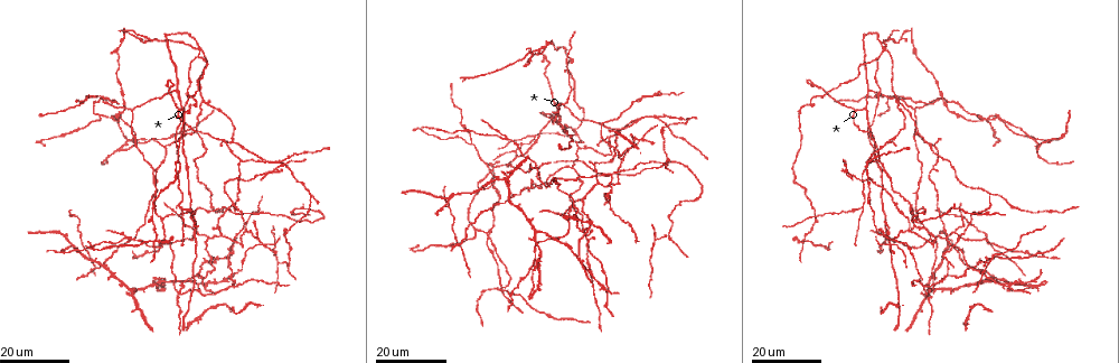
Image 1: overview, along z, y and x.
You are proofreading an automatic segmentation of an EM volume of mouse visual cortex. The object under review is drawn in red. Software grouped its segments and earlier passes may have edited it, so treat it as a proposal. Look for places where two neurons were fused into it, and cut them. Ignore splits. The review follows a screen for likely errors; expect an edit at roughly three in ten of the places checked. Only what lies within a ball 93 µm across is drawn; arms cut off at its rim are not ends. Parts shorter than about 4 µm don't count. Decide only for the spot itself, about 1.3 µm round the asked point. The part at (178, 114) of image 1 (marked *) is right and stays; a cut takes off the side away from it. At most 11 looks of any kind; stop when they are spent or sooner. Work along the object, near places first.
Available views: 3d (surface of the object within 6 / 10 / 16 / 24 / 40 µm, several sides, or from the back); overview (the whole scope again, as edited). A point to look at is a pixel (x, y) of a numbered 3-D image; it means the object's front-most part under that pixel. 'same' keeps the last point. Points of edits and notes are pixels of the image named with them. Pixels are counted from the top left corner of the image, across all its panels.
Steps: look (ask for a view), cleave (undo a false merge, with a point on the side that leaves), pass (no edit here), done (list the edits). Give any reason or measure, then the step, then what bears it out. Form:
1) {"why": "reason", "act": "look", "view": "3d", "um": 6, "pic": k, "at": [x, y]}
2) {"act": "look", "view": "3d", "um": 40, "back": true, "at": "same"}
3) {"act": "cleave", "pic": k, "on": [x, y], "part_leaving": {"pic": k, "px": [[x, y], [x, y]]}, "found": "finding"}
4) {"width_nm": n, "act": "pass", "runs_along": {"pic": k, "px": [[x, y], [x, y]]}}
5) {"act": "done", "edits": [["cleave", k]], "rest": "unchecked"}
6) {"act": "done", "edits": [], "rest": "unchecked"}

{"why": "branch point", "act": "look", "view": "3d", "um": 24, "pic": 1, "at": [869, 89]}

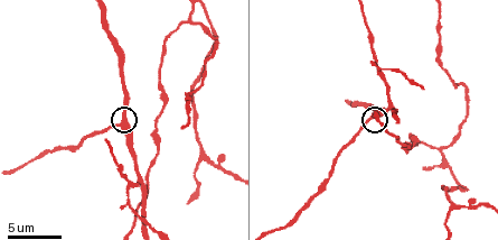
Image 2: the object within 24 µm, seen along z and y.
{"act": "look", "view": "3d", "um": 10, "pic": 2, "at": [368, 118]}

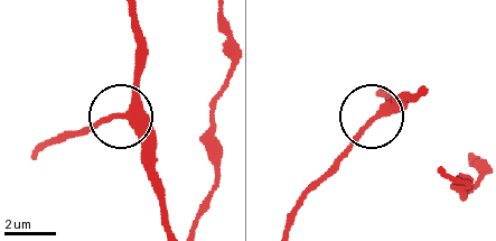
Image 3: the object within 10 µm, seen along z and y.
{"width_nm": 250, "act": "pass", "runs_along": {"pic": 3, "px": [[161, 222], [159, 177], [147, 145], [119, 119], [89, 132]]}, "found": "all the same neuron"}

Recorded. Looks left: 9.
{"act": "look", "view": "3d", "um": 24, "pic": 1, "at": [165, 146]}

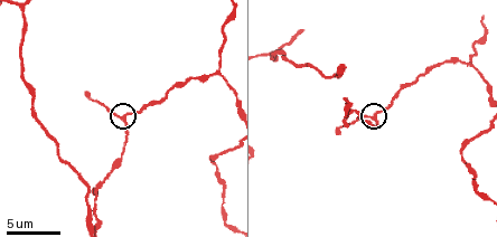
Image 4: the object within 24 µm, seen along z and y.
{"why": "zoom in", "act": "look", "view": "3d", "um": 6, "pic": 4, "at": [376, 117]}

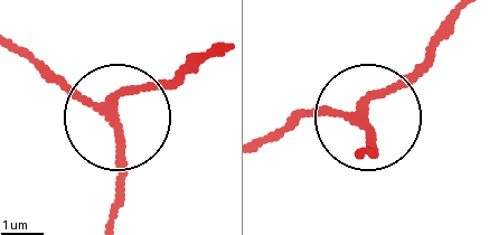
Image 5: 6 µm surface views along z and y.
{"arms": 3, "act": "pass", "runs_along": {"pic": 5, "px": [[221, 47], [103, 112], [31, 52]]}, "found": "continuous, no second neuron"}

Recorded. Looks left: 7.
{"why": "two arms in line, one across", "act": "look", "view": "3d", "um": 24, "pic": 1, "at": [207, 240]}

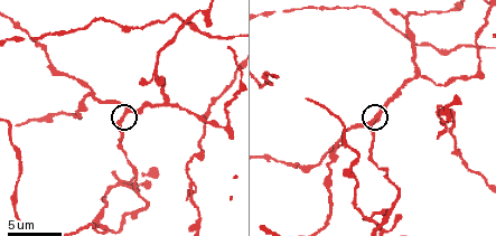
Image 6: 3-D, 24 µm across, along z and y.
{"why": "zoom in", "act": "look", "view": "3d", "um": 6, "pic": 6, "at": [127, 108]}

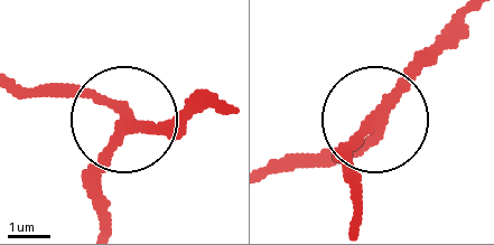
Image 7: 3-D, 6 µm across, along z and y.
{"arms": 3, "act": "pass", "runs_along": {"pic": 7, "px": [[220, 103], [145, 124], [102, 96], [52, 85]]}, "found": "all the same neuron"}

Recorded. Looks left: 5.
{"why": "a fork", "act": "look", "view": "3d", "um": 10, "pic": 6, "at": [166, 104]}

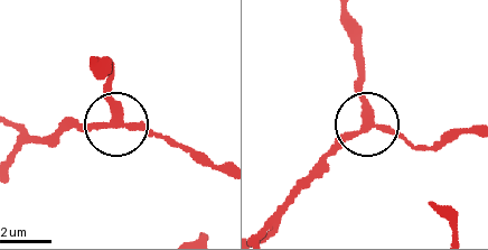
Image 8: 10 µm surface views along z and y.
{"arms": 3, "act": "pass", "runs_along": {"pic": 8, "px": [[343, 21], [356, 53], [364, 118], [394, 128], [418, 148]]}, "found": "one neuron here"}

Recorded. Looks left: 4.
{"why": "three arms meet", "act": "look", "view": "3d", "um": 24, "pic": 1, "at": [131, 240]}

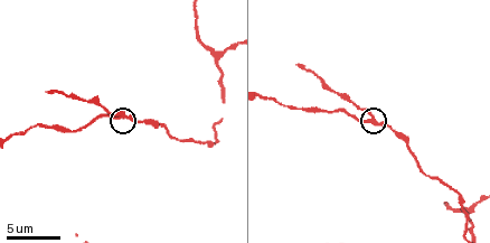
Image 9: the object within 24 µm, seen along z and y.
{"act": "look", "view": "3d", "um": 10, "pic": 9, "at": [122, 113]}

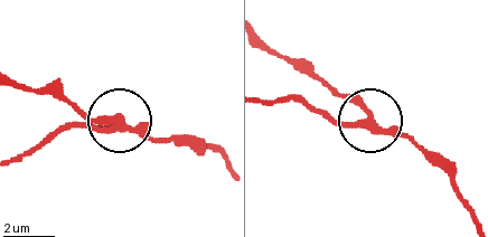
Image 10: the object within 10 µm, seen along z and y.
{"arms": 3, "act": "pass", "runs_along": {"pic": 10, "px": [[476, 218], [456, 186], [411, 141], [379, 129], [310, 66]]}, "found": "continuous, no second neuron"}

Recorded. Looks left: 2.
{"act": "done", "edits": [], "rest": "unchecked"}

